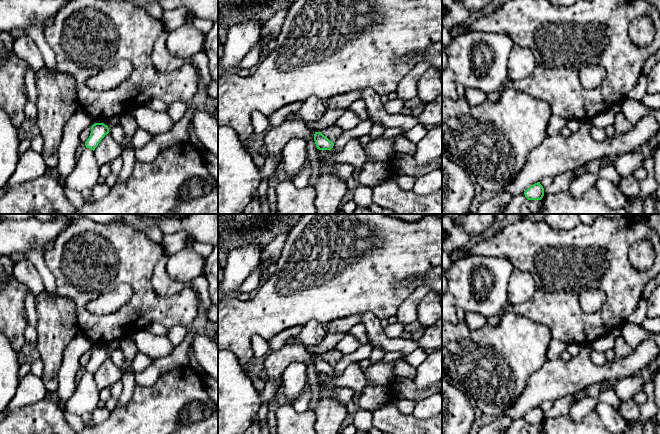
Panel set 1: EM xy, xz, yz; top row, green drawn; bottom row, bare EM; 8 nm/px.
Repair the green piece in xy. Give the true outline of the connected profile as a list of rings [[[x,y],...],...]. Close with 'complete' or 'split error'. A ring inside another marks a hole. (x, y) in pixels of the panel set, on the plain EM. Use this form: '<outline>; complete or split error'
[[[120,340],[112,341],[103,345],[102,347],[95,347],[91,350],[91,357],[87,365],[85,366],[86,372],[95,374],[105,359],[109,357],[109,353],[115,349],[118,349]]]; split error

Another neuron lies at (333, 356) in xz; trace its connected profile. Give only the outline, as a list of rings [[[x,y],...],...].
[[[333,348],[321,356],[325,361],[334,367],[341,360],[343,354],[338,349]]]

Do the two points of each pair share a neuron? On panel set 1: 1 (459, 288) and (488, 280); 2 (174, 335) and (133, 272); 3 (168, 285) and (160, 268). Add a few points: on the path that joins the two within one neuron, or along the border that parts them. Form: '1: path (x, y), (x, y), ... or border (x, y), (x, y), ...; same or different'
1: path (471, 298), (481, 303), (489, 298), (489, 292); same
2: border (187, 327), (173, 325), (167, 328); different
3: path (164, 281), (160, 277), (160, 272); same

